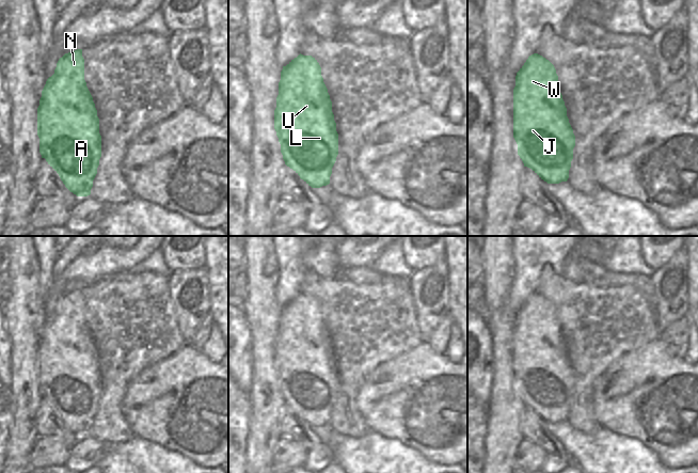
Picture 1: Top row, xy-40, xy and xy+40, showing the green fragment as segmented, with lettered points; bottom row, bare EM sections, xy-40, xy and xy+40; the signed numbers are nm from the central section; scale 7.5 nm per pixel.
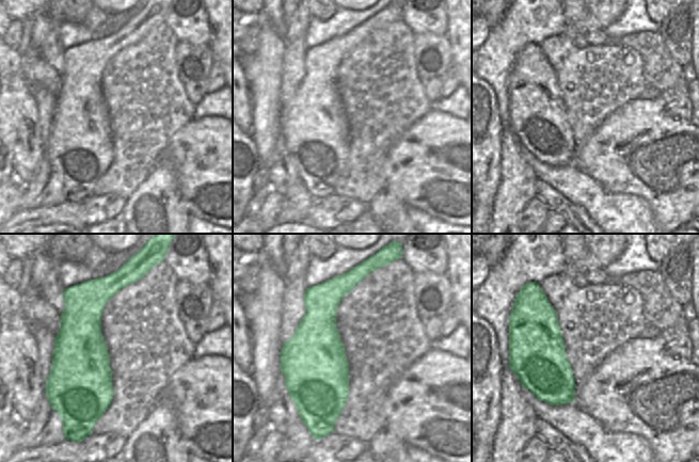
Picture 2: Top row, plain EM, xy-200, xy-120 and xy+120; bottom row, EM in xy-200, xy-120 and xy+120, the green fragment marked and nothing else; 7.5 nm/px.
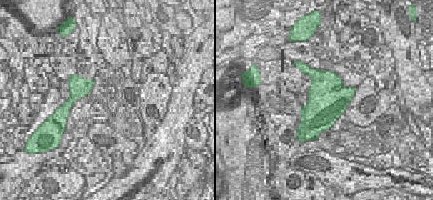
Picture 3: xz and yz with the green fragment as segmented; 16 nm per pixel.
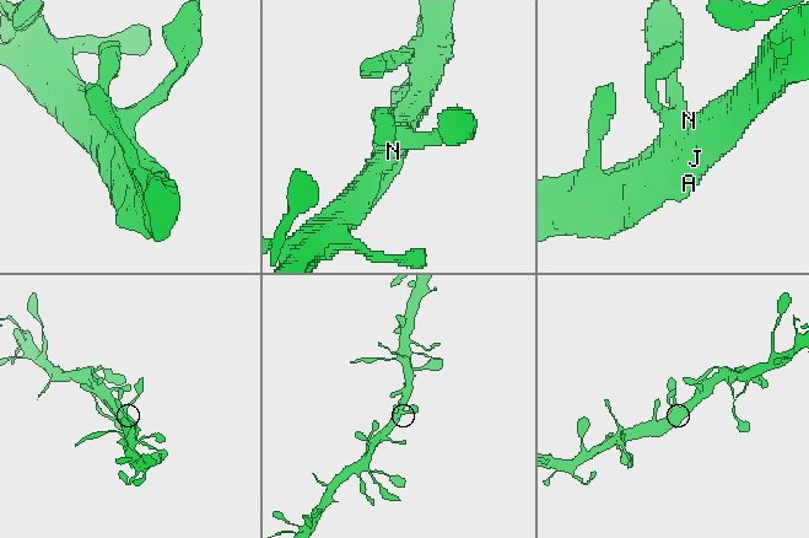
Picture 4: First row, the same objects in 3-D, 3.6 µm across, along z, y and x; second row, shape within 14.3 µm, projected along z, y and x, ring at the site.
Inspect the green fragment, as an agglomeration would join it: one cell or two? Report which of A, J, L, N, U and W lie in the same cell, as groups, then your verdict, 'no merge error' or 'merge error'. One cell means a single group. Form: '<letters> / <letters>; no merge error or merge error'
A J L N U W; no merge error

